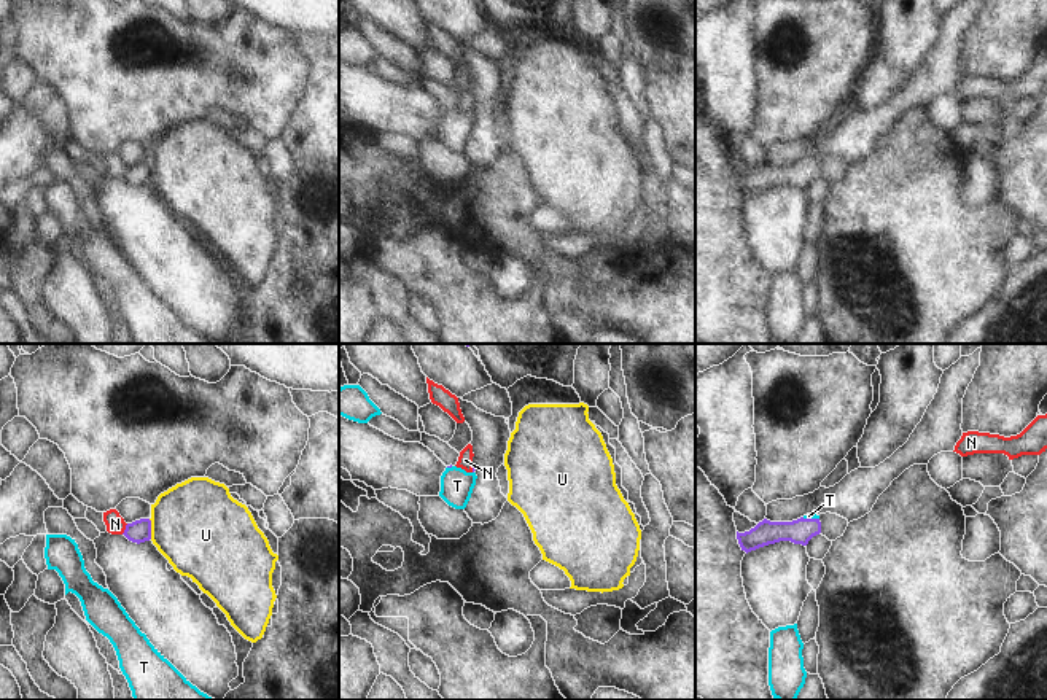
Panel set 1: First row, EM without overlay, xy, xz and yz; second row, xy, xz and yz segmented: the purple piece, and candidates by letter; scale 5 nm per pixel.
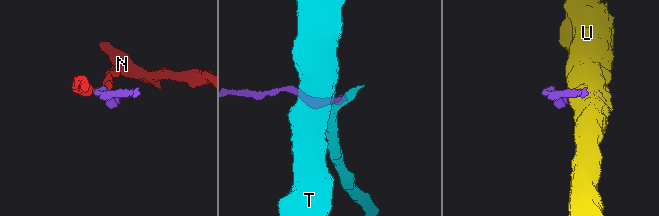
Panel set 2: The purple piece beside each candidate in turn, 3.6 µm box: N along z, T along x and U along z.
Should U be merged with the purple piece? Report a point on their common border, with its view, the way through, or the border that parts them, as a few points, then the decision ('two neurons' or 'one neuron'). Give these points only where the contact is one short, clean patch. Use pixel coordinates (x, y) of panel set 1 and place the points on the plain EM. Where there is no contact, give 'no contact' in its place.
xy (150, 172) | two neurons

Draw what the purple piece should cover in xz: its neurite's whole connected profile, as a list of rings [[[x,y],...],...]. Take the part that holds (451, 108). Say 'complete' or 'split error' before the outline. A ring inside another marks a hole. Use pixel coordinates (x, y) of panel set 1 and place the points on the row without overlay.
split error; [[[447,110],[441,119],[441,135],[439,140],[455,153],[465,153],[473,132],[476,129],[476,116],[466,116],[457,110]]]

